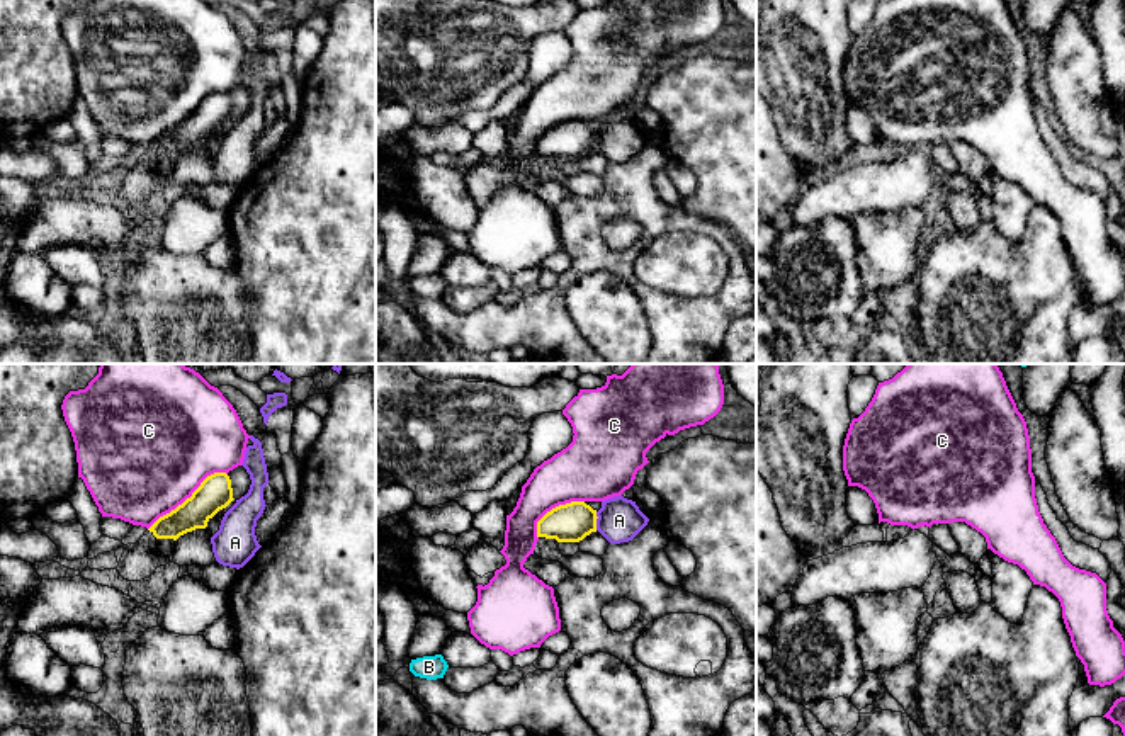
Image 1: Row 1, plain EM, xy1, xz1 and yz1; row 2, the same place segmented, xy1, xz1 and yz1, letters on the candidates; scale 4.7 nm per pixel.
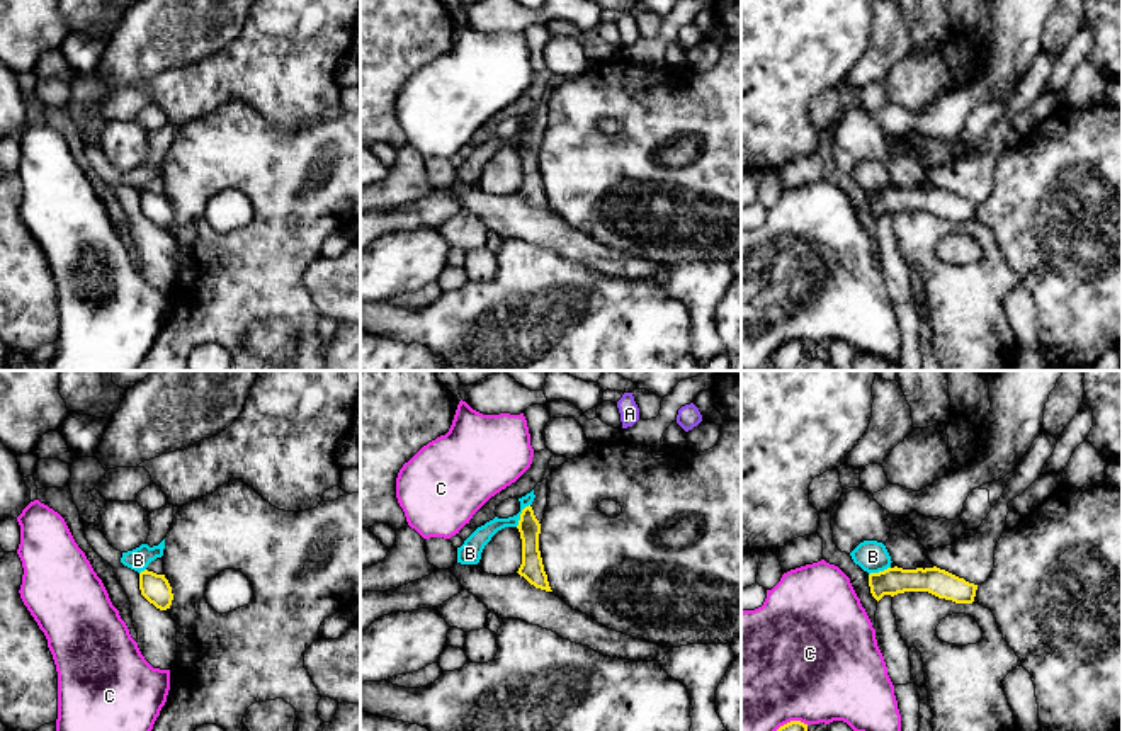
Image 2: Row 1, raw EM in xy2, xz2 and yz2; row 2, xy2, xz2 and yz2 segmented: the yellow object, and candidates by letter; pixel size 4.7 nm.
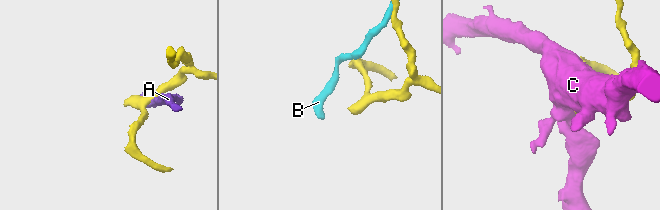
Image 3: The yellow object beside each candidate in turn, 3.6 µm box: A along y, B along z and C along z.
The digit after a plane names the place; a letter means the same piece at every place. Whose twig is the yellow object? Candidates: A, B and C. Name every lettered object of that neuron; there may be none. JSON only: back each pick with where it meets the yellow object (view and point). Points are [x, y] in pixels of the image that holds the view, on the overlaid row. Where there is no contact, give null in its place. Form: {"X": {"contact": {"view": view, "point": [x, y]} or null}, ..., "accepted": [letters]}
{"accepted": []}

